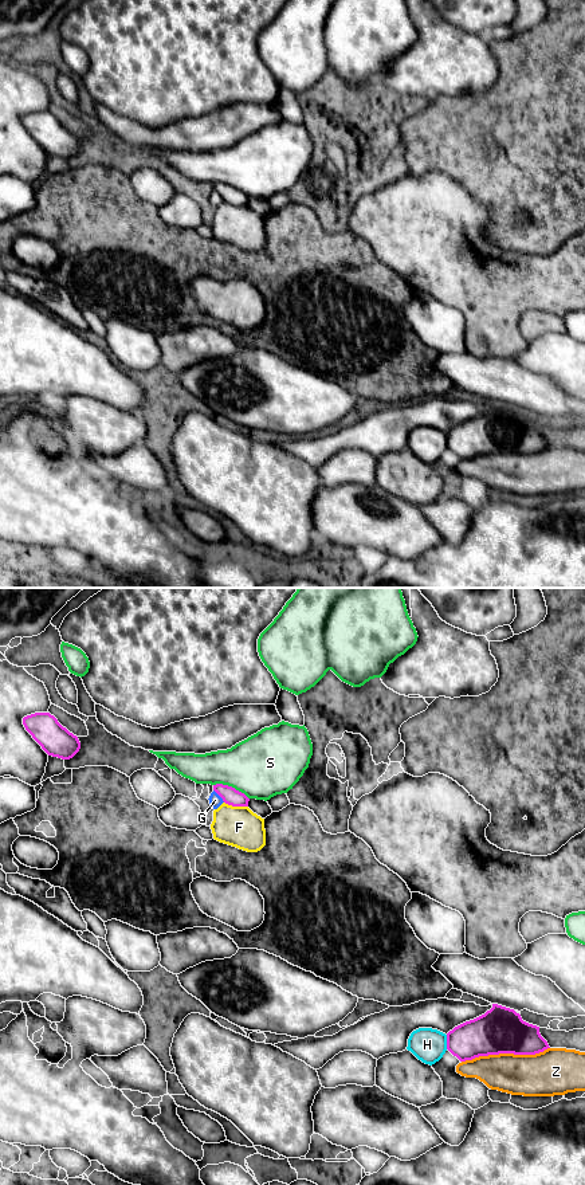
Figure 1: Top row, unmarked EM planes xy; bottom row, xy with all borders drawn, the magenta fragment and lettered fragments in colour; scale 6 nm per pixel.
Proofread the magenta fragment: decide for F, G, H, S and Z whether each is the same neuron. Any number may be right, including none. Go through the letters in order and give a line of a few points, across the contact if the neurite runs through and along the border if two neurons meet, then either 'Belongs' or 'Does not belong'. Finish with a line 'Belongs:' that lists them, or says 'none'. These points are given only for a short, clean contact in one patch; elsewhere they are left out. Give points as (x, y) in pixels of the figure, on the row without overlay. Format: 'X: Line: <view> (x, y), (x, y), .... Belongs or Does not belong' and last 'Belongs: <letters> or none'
F: Line: xy (224, 200), (232, 204), (247, 205). Does not belong
G: Does not belong
H: Does not belong
S: Does not belong
Z: Does not belong
Belongs: none

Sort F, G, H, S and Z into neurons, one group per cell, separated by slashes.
F / G / H / S / Z

